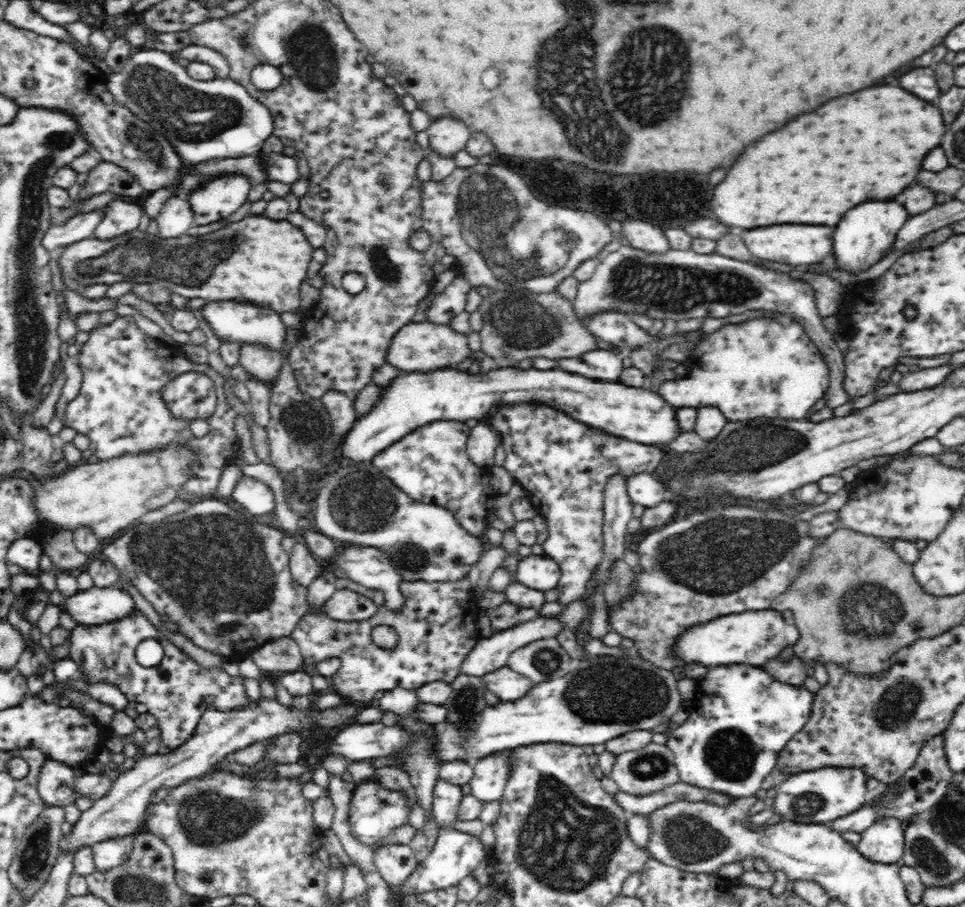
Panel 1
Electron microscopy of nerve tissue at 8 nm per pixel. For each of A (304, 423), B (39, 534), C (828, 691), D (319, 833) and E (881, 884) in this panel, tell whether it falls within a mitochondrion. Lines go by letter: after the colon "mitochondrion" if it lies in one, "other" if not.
A: mitochondrion
B: other
C: other
D: other
E: other

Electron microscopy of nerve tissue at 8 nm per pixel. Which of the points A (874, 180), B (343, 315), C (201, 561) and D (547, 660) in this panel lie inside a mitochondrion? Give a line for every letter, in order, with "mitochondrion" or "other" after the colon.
A: other
B: other
C: mitochondrion
D: mitochondrion

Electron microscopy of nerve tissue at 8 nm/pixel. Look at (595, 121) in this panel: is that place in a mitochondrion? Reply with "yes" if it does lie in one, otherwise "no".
yes

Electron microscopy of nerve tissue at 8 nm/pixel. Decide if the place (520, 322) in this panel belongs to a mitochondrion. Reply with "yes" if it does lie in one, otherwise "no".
yes

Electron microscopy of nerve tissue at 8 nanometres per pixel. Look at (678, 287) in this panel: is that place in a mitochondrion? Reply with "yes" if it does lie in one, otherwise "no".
yes

